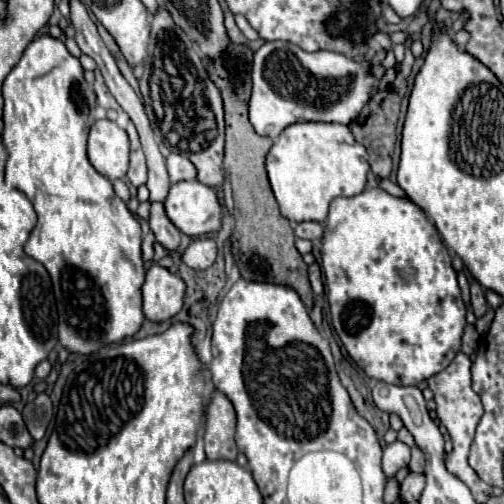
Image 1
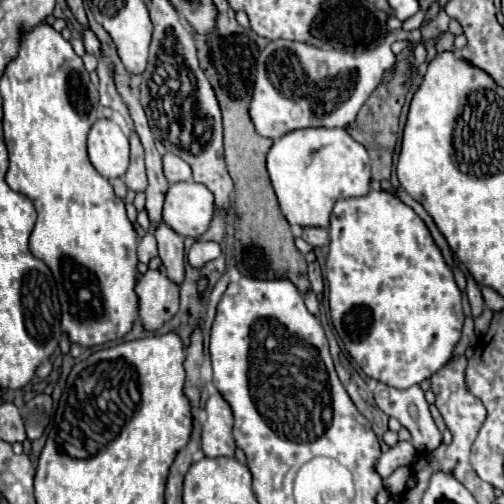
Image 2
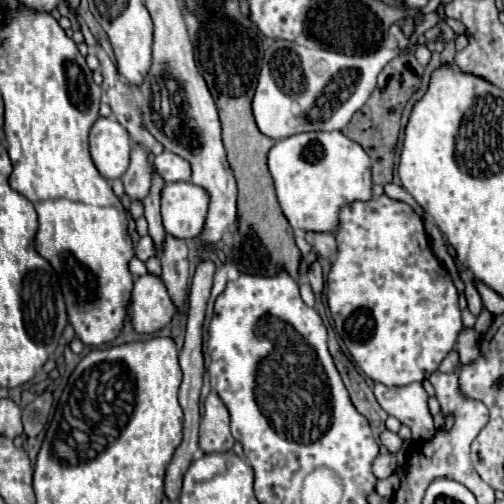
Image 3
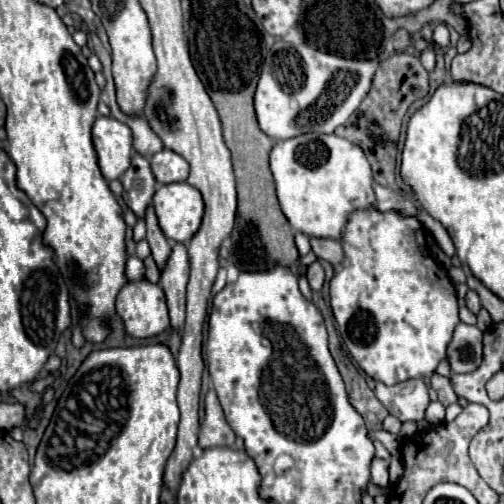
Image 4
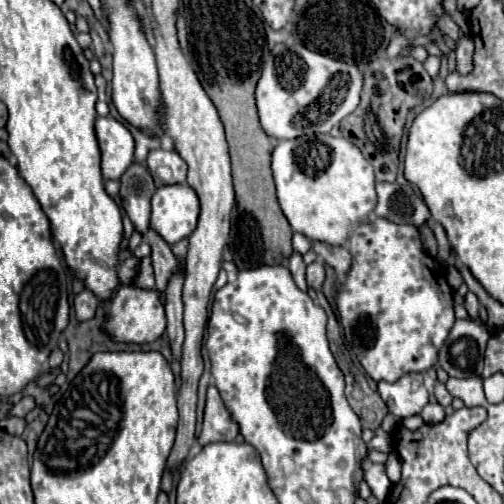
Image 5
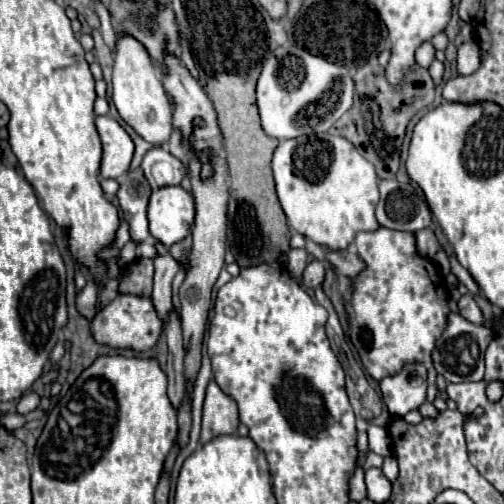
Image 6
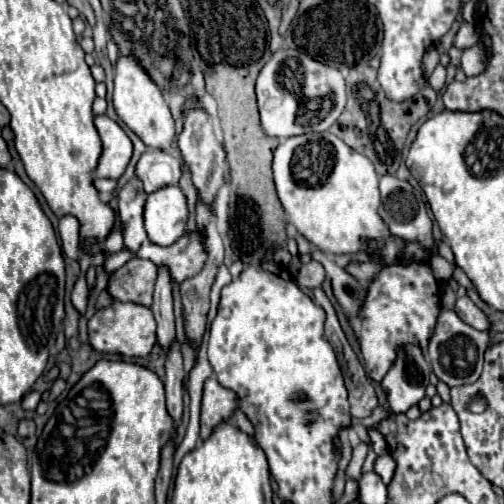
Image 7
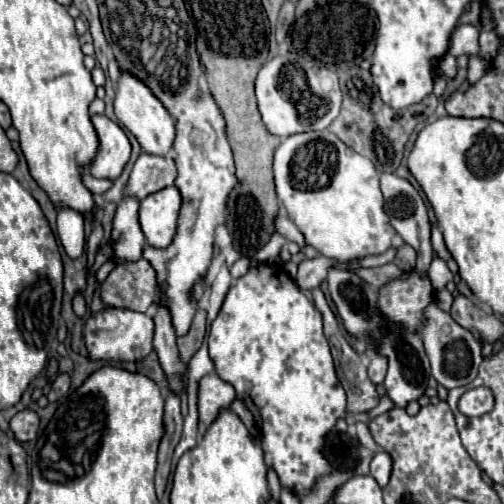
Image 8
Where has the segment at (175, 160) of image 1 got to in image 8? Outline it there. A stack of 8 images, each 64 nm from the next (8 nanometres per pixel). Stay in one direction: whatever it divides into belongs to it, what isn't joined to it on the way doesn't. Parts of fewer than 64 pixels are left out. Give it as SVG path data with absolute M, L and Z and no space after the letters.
M142 154L130 174L126 192L134 194L138 200L144 200L148 194L158 192L166 186L172 186L176 180L176 162L168 156Z

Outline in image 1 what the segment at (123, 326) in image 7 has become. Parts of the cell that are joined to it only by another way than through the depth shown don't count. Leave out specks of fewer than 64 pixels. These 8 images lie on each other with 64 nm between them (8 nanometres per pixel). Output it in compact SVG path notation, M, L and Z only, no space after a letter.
M152 264L152 268L146 272L146 282L142 284L142 296L146 318L152 322L162 322L182 310L186 282L168 268Z

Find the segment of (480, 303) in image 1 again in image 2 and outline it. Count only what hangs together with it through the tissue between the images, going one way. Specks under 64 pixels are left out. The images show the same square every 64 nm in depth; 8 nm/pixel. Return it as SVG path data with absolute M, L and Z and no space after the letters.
M468 278L466 296L468 296L468 300L470 300L470 306L472 306L472 314L474 314L474 318L480 316L480 314L482 314L482 308L484 308L484 298L482 298L480 286L474 282L474 278Z

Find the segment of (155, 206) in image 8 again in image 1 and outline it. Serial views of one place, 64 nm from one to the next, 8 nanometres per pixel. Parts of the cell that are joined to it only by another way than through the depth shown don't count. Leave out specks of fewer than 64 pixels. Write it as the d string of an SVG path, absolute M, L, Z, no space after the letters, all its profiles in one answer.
M198 180L176 182L164 202L168 218L188 236L202 236L222 228L224 210L212 186Z

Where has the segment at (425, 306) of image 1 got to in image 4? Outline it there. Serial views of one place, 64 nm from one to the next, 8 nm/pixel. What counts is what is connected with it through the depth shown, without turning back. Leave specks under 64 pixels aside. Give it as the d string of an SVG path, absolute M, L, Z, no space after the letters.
M372 206L364 212L350 212L340 242L344 260L330 280L330 306L336 318L336 330L352 358L372 380L388 386L430 376L440 360L446 358L446 348L460 318L456 290L448 272L430 256L424 226L414 216L376 212L376 206Z

